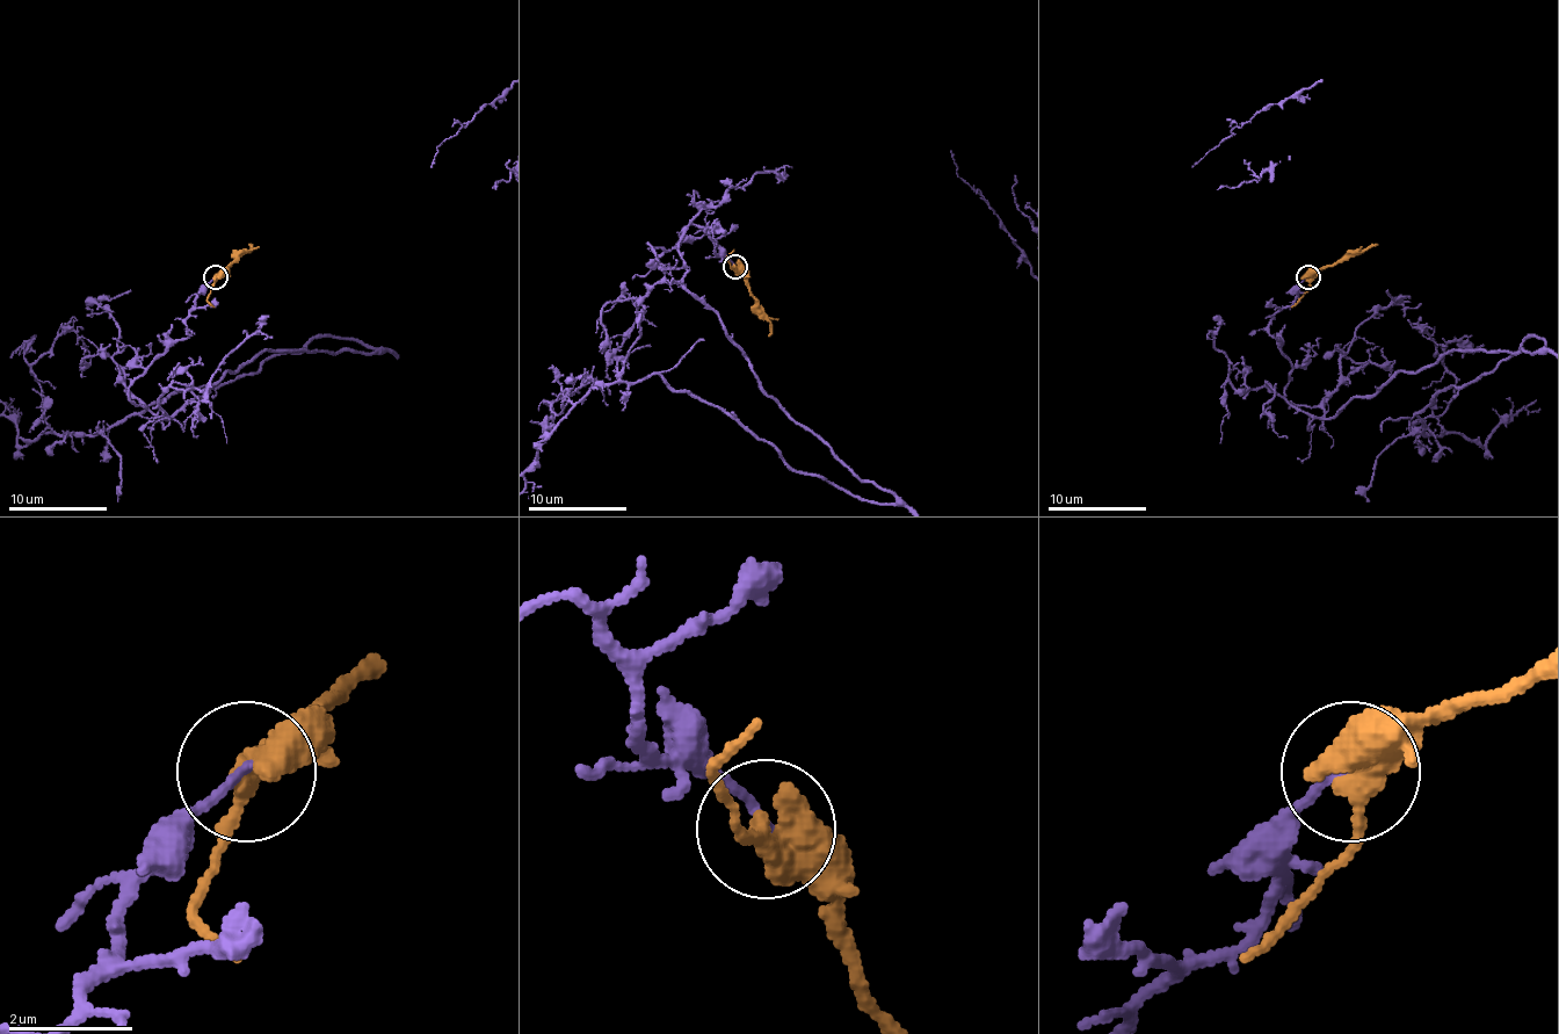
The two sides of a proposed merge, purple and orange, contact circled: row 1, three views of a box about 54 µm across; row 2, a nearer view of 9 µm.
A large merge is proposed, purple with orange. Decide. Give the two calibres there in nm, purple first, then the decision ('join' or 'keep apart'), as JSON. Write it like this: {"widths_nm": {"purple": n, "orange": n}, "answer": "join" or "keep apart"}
{"widths_nm": {"purple": 120, "orange": 480}, "answer": "keep apart"}

